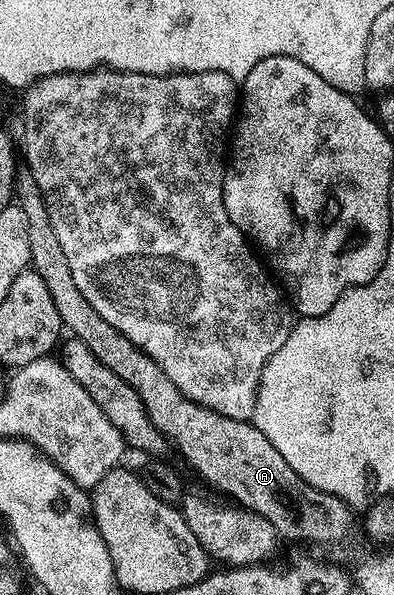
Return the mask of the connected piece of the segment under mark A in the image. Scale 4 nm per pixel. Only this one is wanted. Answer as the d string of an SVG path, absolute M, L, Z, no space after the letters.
M28 173L17 176L16 203L24 209L28 220L30 267L44 280L56 305L56 313L60 313L63 328L73 338L84 341L100 365L112 369L124 385L136 389L136 397L140 397L152 425L171 448L174 446L186 458L187 465L207 483L205 486L215 487L210 488L215 492L223 491L218 493L229 497L237 506L260 513L260 517L272 525L279 540L307 543L310 547L340 546L354 531L355 512L351 507L340 501L340 497L324 493L301 479L296 469L276 453L276 445L272 445L253 422L224 417L188 398L169 380L160 364L92 309L76 286L64 249L56 237L56 229L52 229L52 217L48 217L44 197Z

